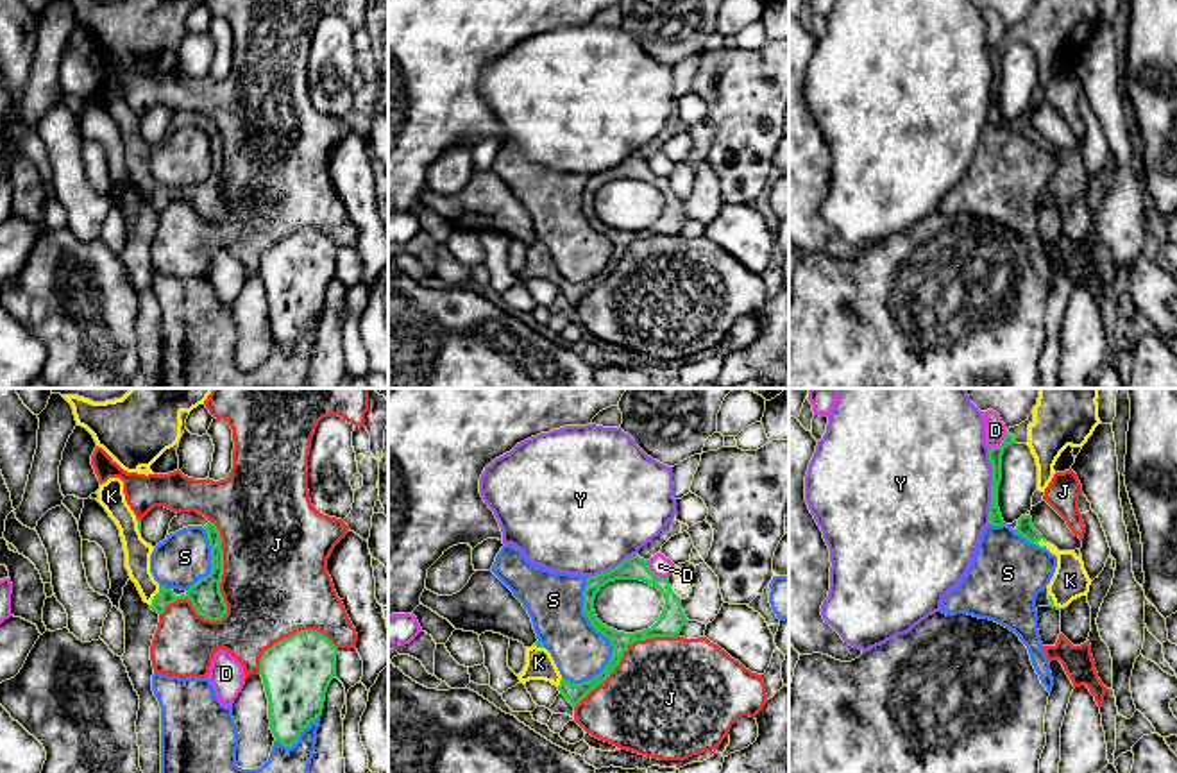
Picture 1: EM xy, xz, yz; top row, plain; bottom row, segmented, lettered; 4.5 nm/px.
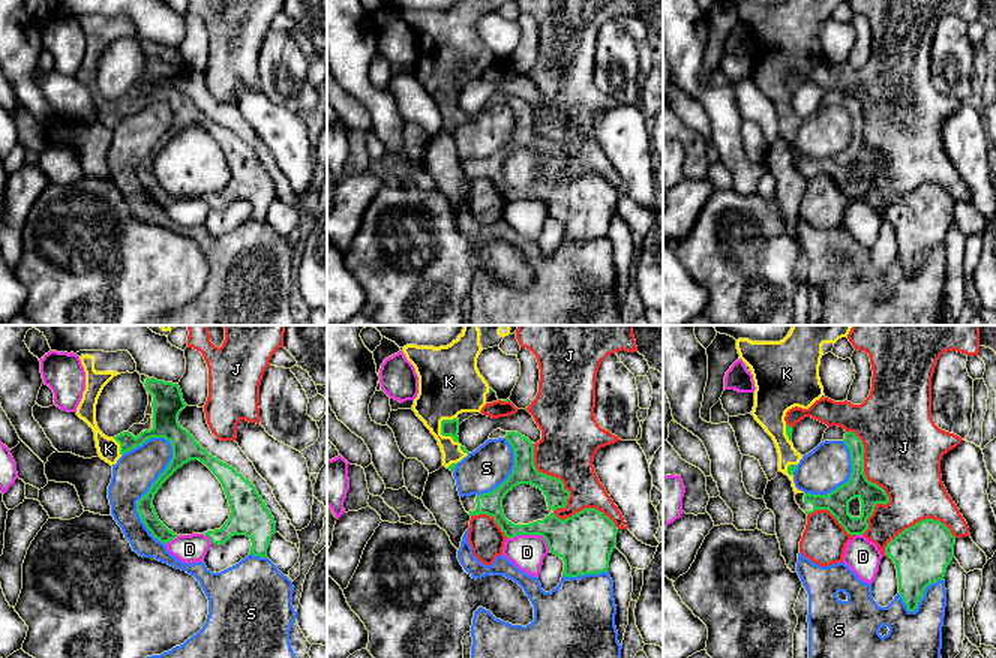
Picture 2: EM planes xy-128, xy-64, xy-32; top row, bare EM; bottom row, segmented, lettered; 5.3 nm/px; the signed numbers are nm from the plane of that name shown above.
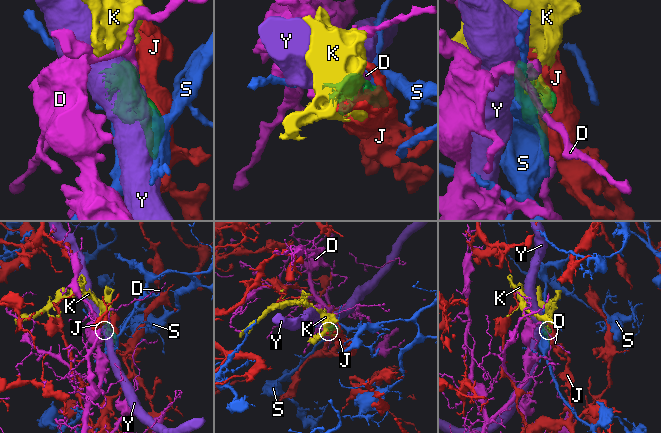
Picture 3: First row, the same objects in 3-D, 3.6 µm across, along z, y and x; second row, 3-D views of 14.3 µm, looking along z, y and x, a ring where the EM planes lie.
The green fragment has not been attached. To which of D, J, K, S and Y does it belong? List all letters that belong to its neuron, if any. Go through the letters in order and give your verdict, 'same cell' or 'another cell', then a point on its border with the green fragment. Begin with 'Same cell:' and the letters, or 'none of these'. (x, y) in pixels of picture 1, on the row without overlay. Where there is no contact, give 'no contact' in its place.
Same cell: K
D: another cell; contact xz (653, 174)
J: another cell; contact xy (224, 201)
K: same cell; contact xy (154, 195)
S: another cell; contact xz (607, 237)
Y: another cell; contact yz (991, 86)

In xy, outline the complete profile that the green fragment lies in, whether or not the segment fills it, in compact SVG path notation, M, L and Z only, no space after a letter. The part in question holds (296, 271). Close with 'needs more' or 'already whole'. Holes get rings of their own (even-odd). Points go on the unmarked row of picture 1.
M301 229L259 258L259 274L268 297L270 329L292 347L304 327L322 315L326 292L336 276L338 247L317 229Z | already whole

